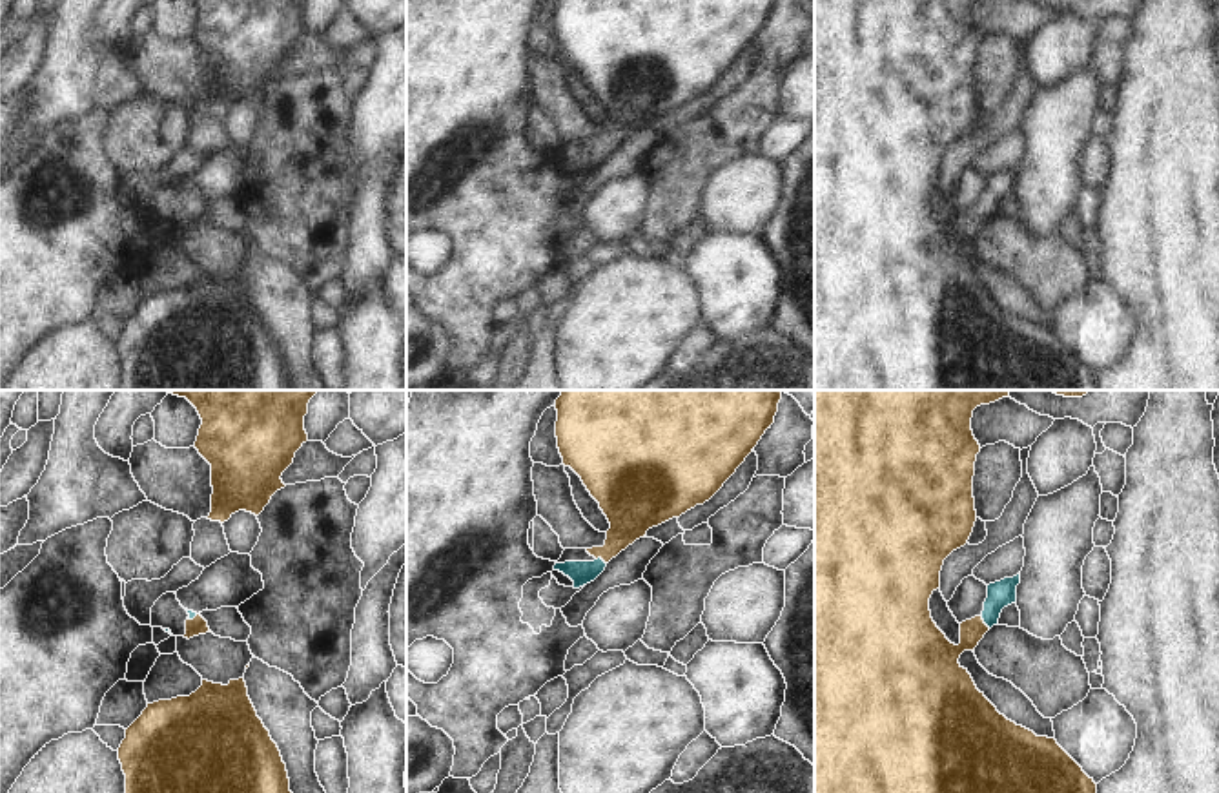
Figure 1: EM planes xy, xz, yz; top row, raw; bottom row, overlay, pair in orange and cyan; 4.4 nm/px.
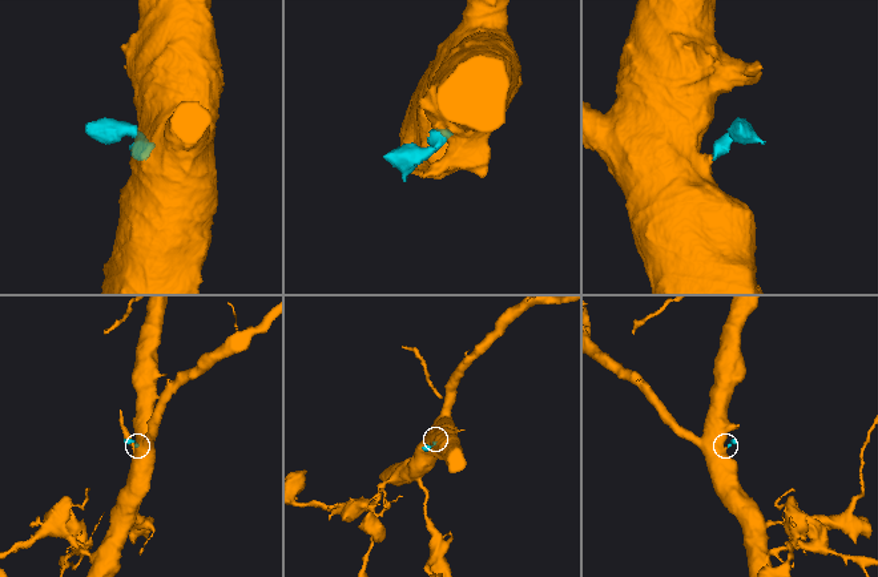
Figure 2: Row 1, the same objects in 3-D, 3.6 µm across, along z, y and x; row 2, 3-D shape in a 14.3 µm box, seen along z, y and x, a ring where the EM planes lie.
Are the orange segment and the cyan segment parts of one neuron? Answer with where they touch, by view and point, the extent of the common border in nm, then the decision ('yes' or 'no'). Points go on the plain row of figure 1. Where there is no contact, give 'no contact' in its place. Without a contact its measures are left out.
yz (983, 214) | 80 nm | yes

